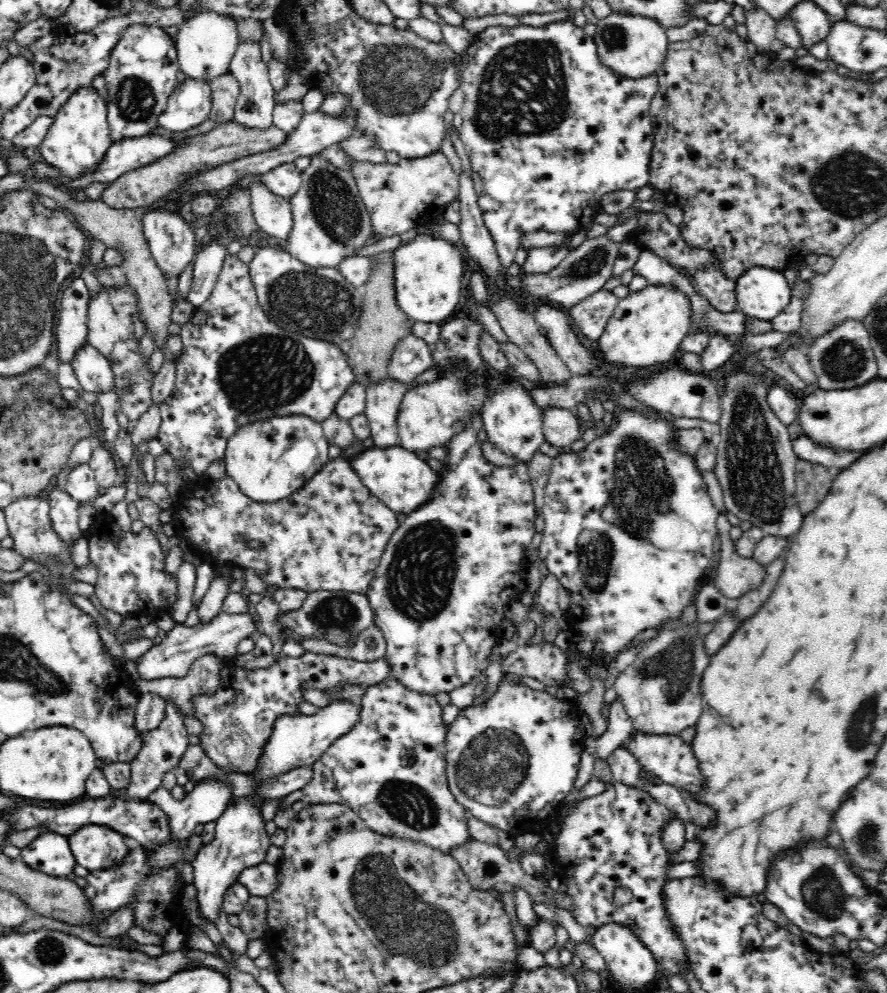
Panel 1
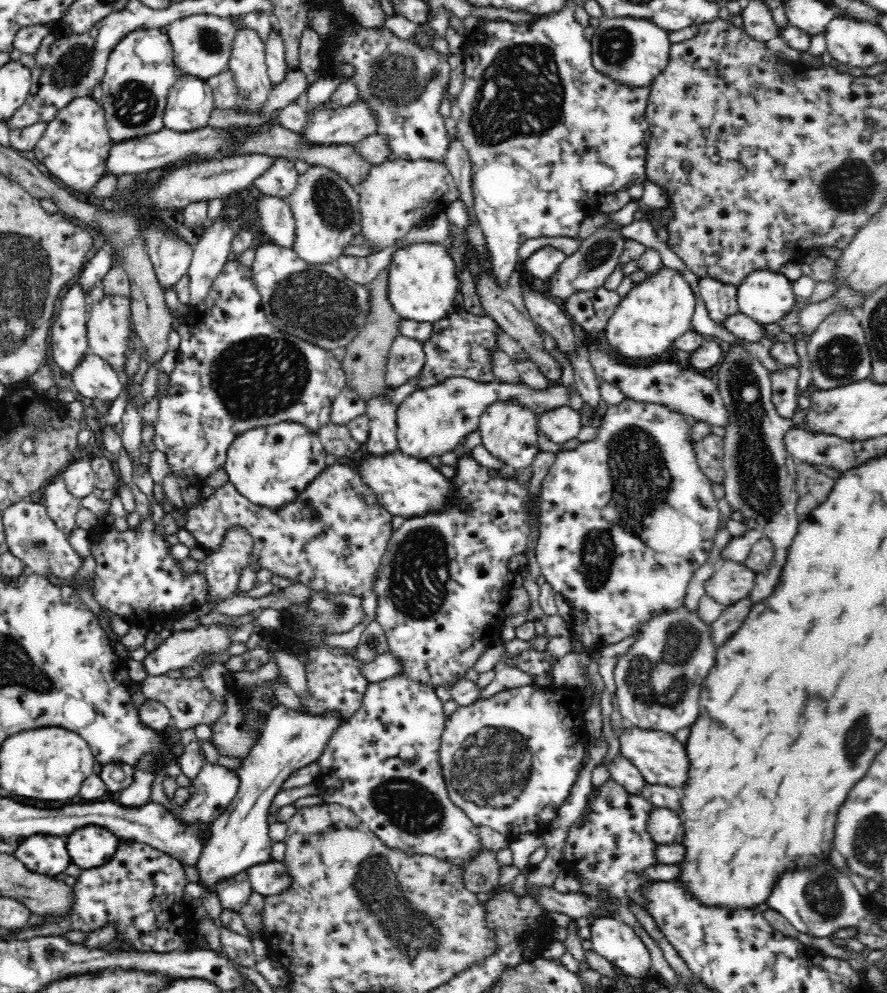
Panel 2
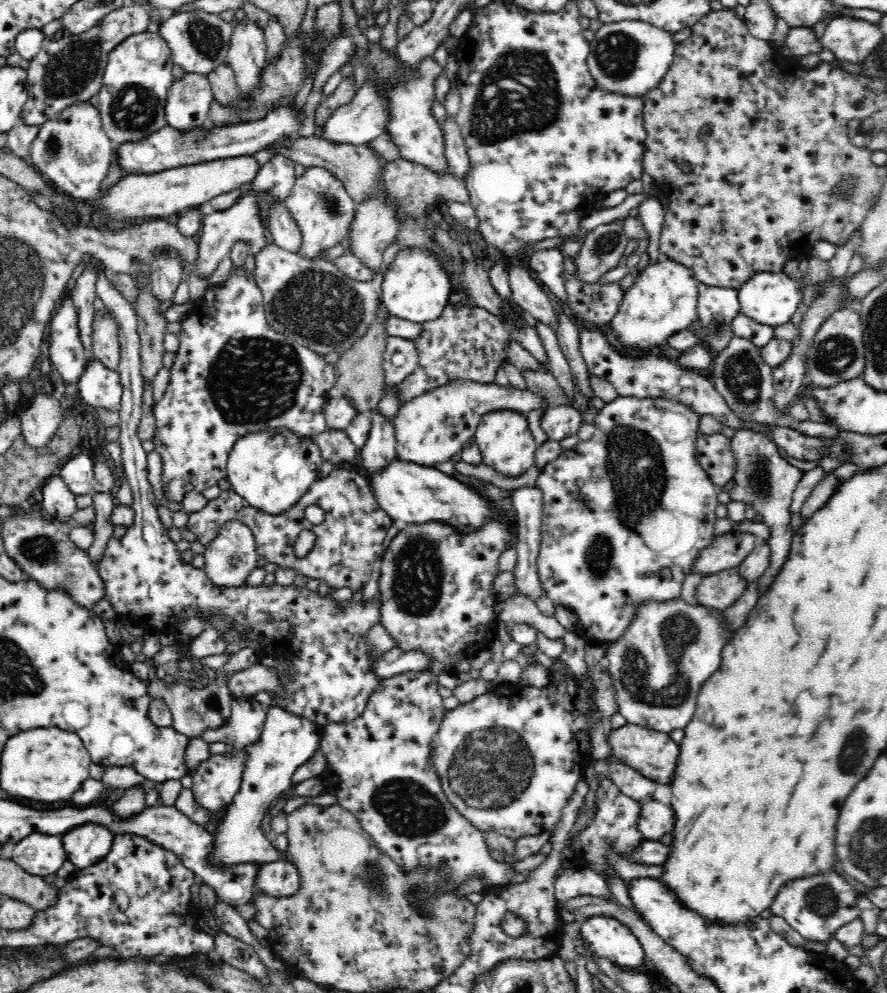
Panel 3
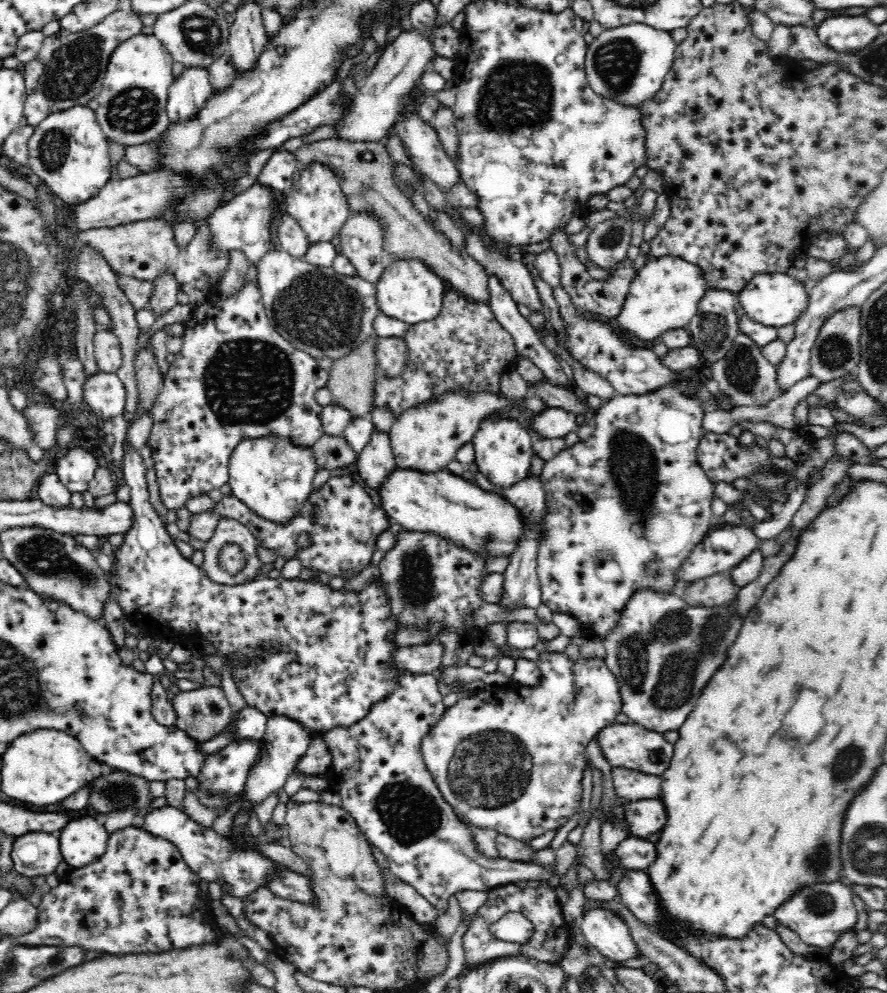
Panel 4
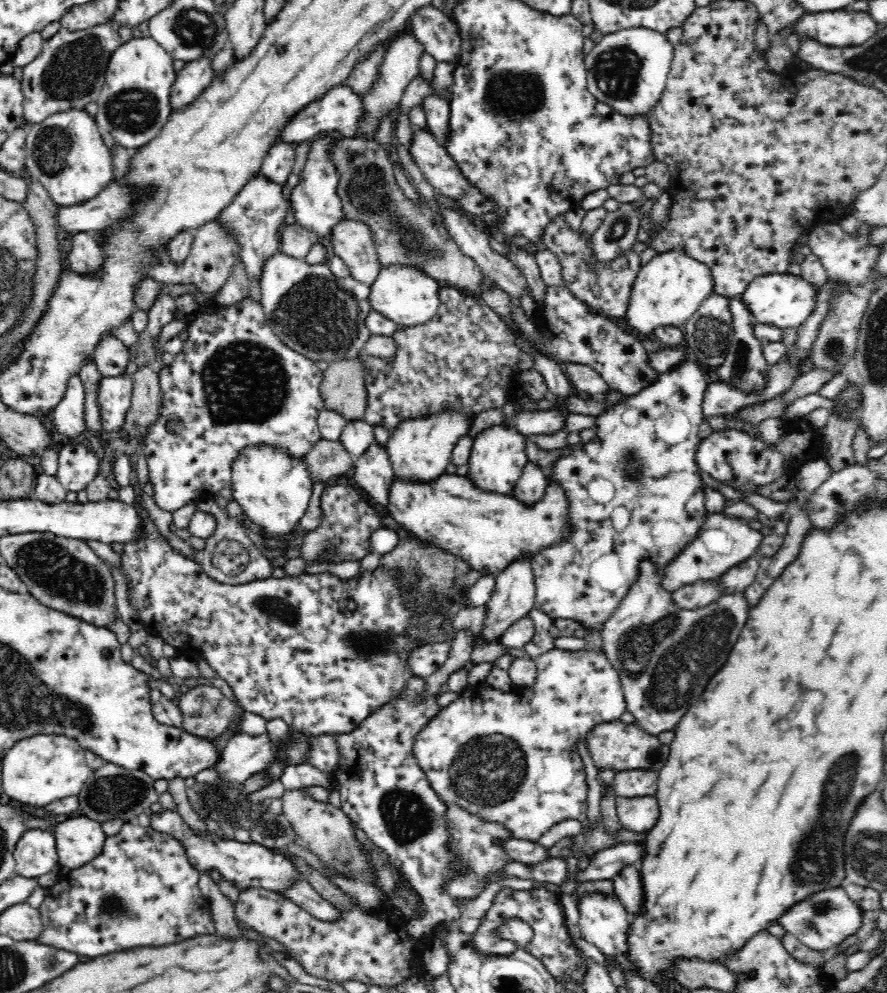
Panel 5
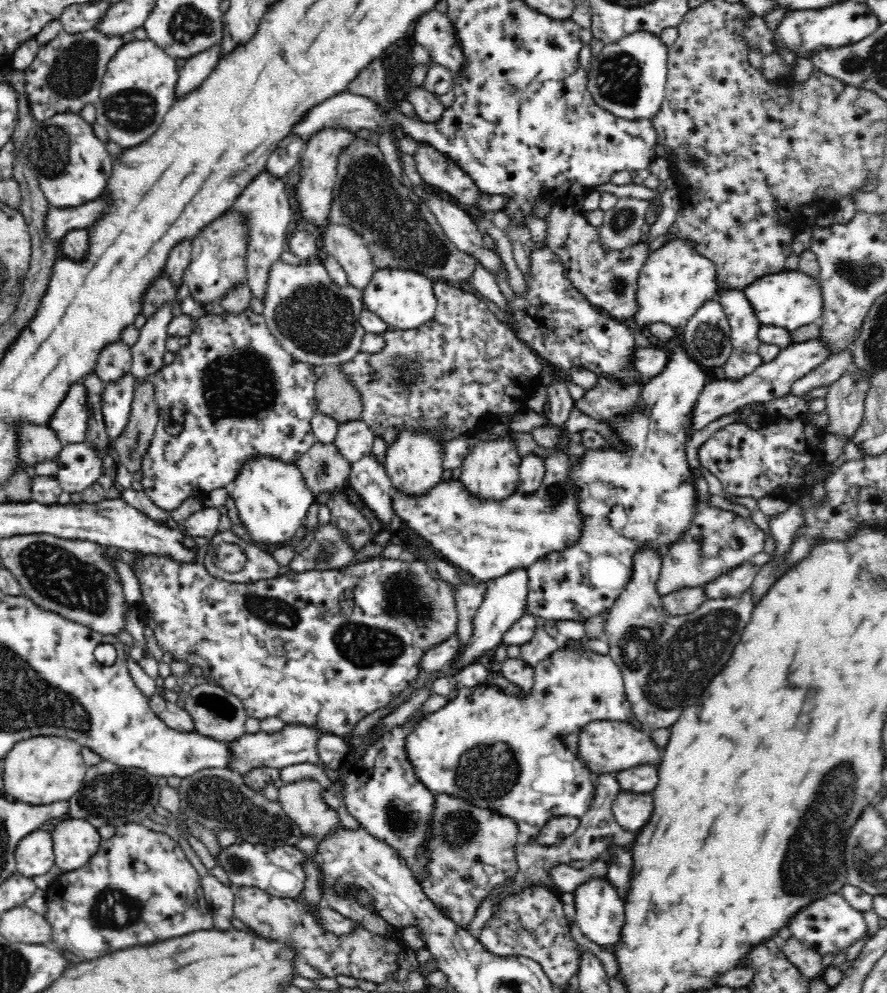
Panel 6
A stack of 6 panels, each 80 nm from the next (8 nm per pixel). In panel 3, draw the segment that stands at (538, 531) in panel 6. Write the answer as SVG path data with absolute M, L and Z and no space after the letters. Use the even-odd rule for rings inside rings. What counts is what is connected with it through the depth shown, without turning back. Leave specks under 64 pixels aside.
M394 457L381 469L370 471L367 478L379 506L400 525L424 524L436 520L453 524L456 529L464 532L484 524L494 516L485 500L481 500L473 488L439 471L436 466Z

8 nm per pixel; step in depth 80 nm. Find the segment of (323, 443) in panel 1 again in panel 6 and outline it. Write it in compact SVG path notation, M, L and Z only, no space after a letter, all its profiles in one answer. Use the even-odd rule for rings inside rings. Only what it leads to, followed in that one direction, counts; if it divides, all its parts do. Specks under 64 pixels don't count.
M263 453L248 457L240 465L230 494L242 525L254 544L282 544L290 540L306 518L308 508L317 499L296 463Z

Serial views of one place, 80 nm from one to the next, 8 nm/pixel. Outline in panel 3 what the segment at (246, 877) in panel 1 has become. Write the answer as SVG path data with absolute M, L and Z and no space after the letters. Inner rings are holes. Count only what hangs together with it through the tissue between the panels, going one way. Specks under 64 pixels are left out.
M278 860L257 866L254 885L256 890L268 896L292 896L298 892L300 877L298 870L291 863Z

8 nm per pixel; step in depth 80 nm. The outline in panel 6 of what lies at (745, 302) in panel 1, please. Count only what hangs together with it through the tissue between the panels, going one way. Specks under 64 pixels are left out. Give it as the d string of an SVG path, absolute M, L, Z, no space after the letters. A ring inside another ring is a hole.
M798 269L761 276L749 284L743 293L762 325L777 326L788 331L819 321L823 311L820 283Z

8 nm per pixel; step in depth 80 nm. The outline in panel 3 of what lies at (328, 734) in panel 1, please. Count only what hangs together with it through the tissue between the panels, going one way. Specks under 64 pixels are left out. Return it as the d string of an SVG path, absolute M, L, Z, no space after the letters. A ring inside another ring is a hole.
M278 705L267 710L265 725L260 738L244 748L245 759L241 784L233 801L216 819L218 826L213 834L213 845L208 854L208 865L218 869L232 869L244 864L286 861L286 851L278 852L264 834L264 816L283 790L291 785L291 776L306 764L316 750L321 748L325 726L296 715Z

